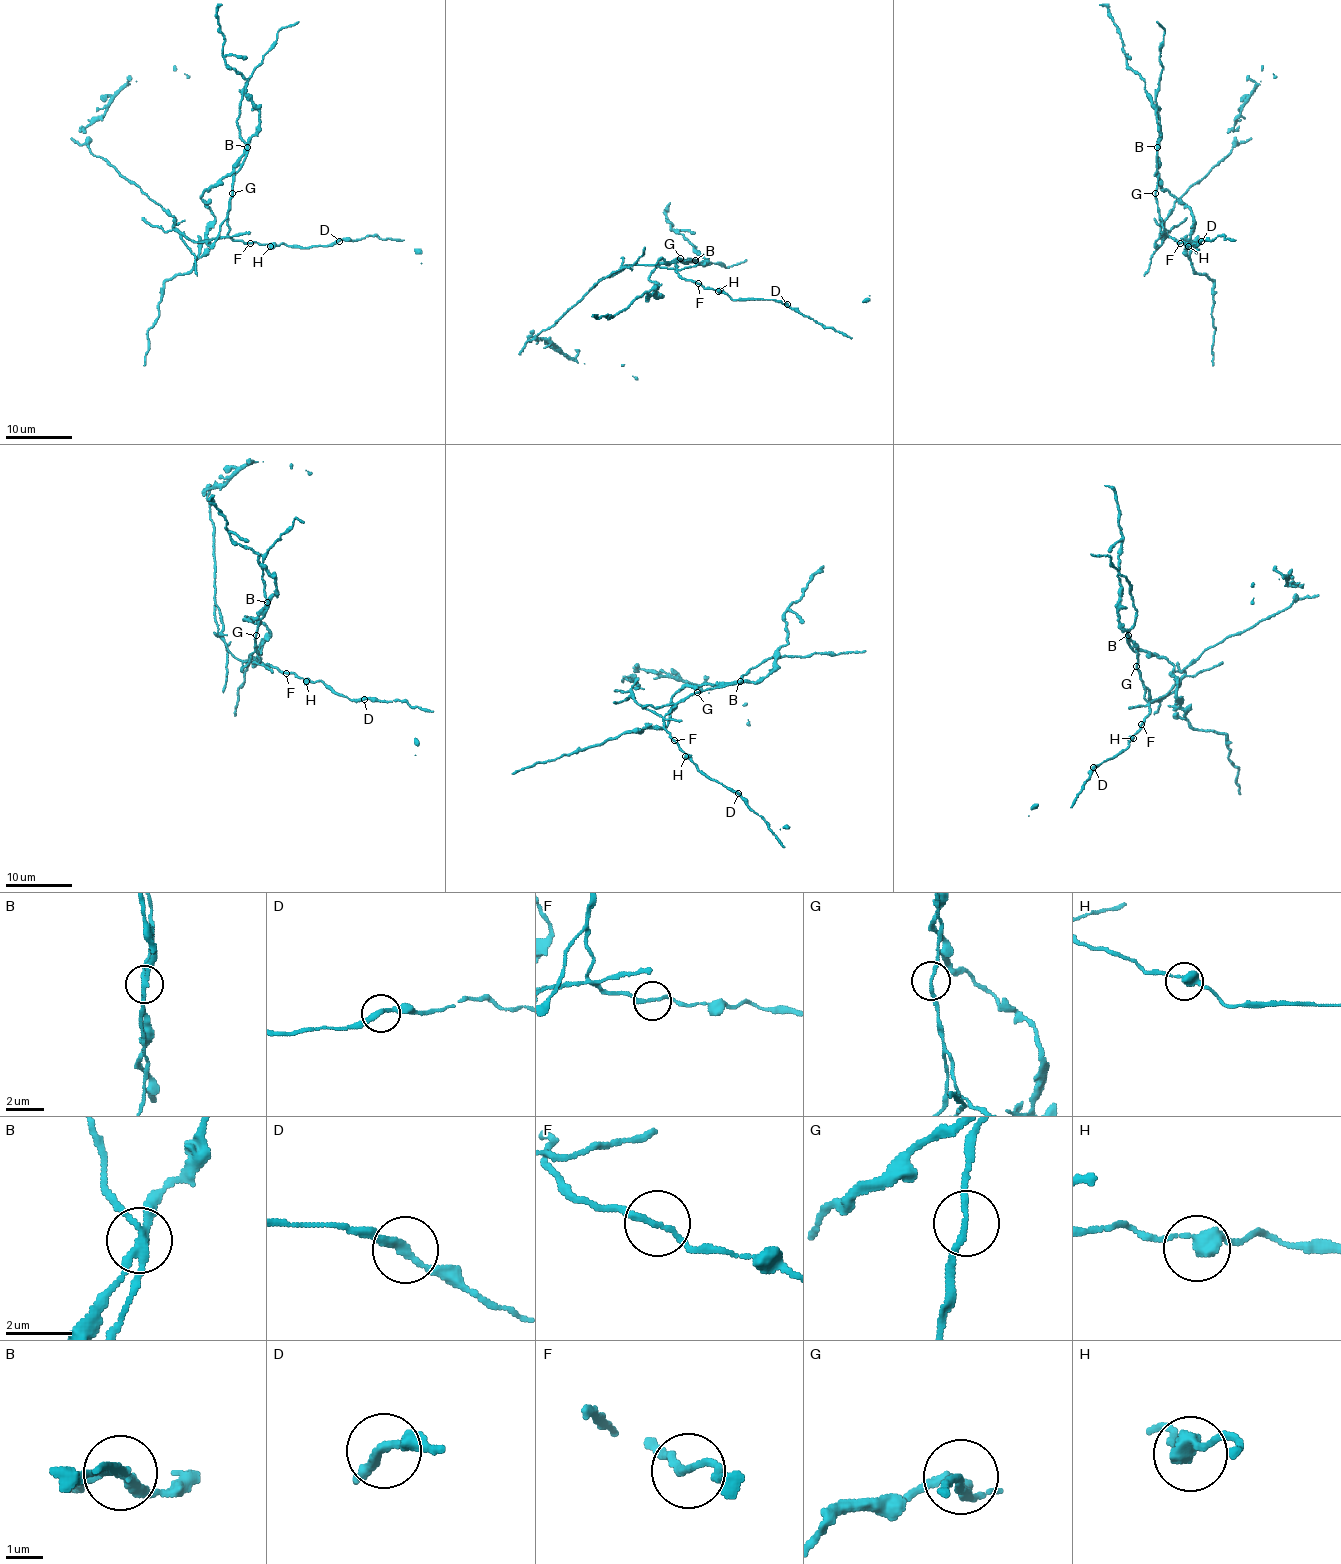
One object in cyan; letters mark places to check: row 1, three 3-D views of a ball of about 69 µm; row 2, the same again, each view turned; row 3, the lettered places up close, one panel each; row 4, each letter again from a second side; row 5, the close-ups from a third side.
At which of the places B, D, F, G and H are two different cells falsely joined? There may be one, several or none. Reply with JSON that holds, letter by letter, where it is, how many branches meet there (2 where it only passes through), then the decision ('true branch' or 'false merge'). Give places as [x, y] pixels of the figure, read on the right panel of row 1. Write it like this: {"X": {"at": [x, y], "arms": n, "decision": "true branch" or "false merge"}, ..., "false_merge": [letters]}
{"B": {"at": [1157, 147], "arms": 3, "decision": "false merge"}, "D": {"at": [1201, 241], "arms": 2, "decision": "true branch"}, "F": {"at": [1180, 243], "arms": 2, "decision": "true branch"}, "G": {"at": [1155, 193], "arms": 2, "decision": "false merge"}, "H": {"at": [1188, 246], "arms": 2, "decision": "true branch"}, "false_merge": ["B", "G"]}

